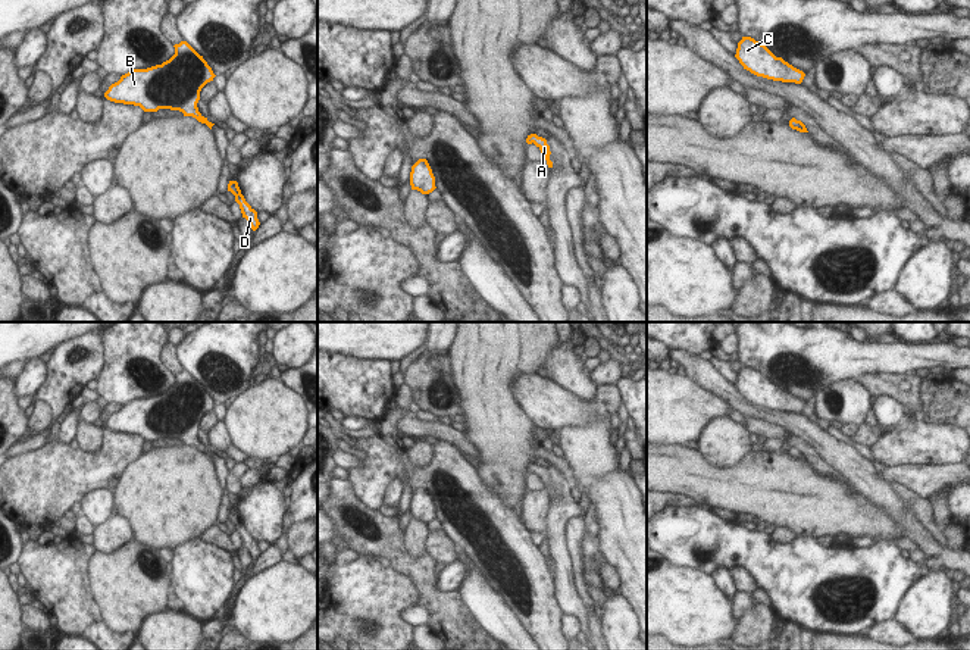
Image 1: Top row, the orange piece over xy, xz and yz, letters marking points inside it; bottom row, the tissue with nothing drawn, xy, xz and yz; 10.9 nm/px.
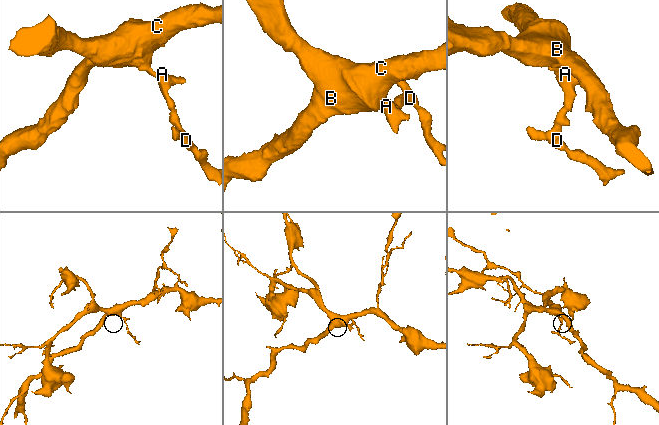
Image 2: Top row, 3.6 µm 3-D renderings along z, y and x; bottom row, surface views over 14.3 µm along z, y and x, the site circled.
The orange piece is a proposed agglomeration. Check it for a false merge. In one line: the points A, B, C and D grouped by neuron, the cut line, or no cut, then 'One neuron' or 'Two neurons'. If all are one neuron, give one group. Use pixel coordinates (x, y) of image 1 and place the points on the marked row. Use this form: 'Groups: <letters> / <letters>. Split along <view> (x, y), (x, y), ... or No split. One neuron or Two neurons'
Groups: A B C D. No split. One neuron.

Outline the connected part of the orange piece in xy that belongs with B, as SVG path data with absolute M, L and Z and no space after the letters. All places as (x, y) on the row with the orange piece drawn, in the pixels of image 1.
M187 41L175 44L175 54L147 69L134 69L121 76L109 87L104 97L115 103L140 106L144 112L157 112L159 109L179 110L184 116L193 116L206 124L210 129L215 124L209 122L197 107L201 88L216 76L207 62Z

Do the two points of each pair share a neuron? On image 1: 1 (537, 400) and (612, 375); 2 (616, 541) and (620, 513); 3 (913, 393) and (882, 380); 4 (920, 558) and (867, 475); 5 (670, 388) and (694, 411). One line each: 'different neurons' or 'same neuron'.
1: different neurons
2: same neuron
3: same neuron
4: different neurons
5: same neuron

